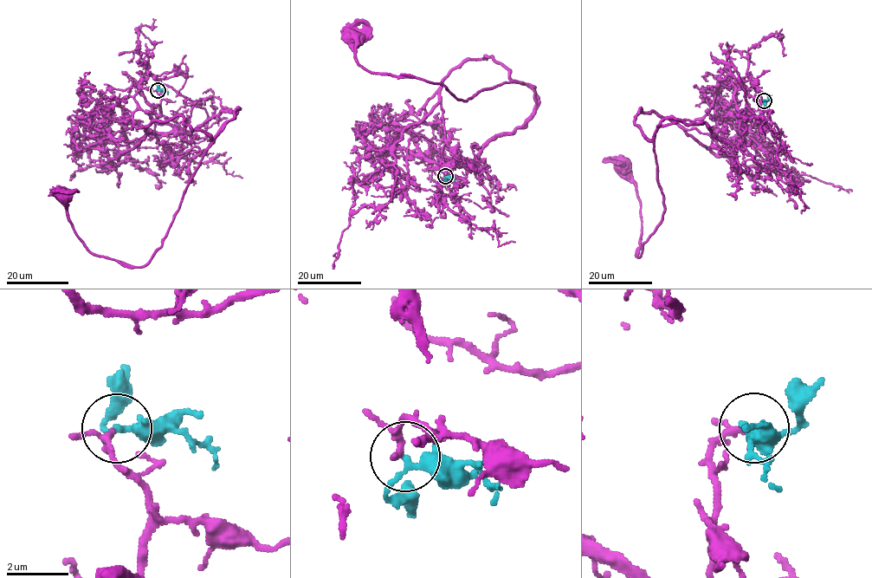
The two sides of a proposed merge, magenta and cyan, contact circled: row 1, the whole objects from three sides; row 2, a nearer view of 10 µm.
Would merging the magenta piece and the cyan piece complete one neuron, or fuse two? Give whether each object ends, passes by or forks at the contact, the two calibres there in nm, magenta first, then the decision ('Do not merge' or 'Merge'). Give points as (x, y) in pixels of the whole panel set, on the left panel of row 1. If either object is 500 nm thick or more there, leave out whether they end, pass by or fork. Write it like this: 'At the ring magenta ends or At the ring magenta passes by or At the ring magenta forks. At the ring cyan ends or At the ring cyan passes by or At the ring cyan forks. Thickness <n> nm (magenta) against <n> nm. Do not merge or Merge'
At the ring magenta passes by. At the ring cyan passes by. Thickness 180 nm (magenta) against 240 nm. Merge

